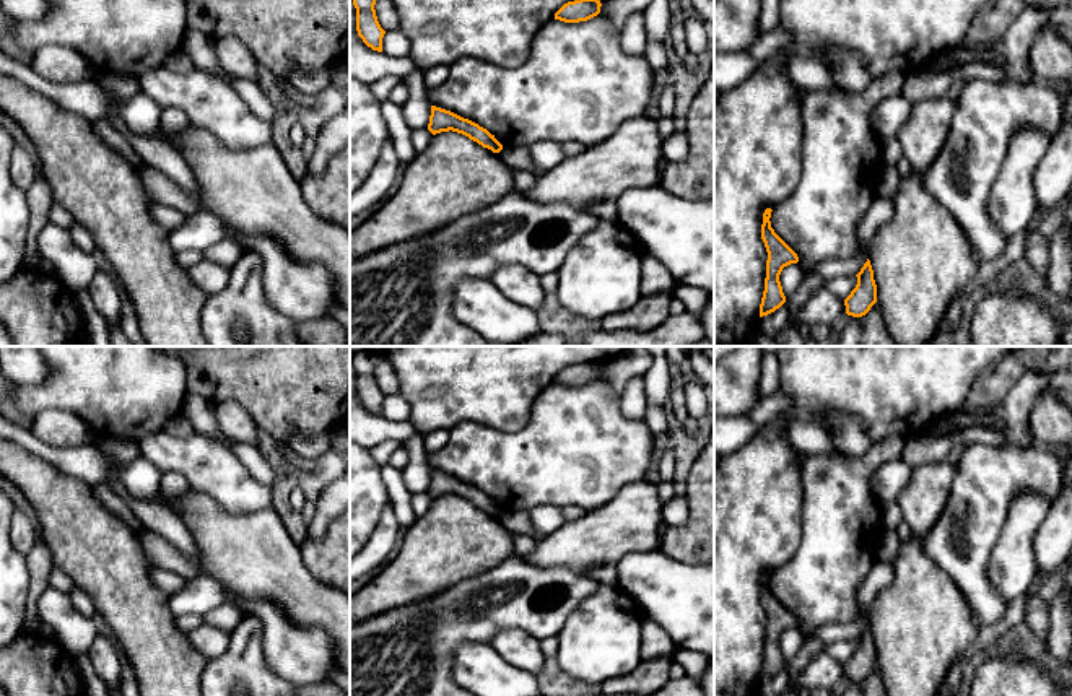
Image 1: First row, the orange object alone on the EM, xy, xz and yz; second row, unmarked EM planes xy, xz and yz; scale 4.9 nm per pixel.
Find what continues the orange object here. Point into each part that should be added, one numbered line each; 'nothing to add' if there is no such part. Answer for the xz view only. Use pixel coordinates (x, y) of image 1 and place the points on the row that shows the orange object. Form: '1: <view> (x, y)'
nothing to add

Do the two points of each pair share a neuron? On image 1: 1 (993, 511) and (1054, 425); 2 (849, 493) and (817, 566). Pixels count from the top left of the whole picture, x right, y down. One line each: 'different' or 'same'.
1: different
2: same

